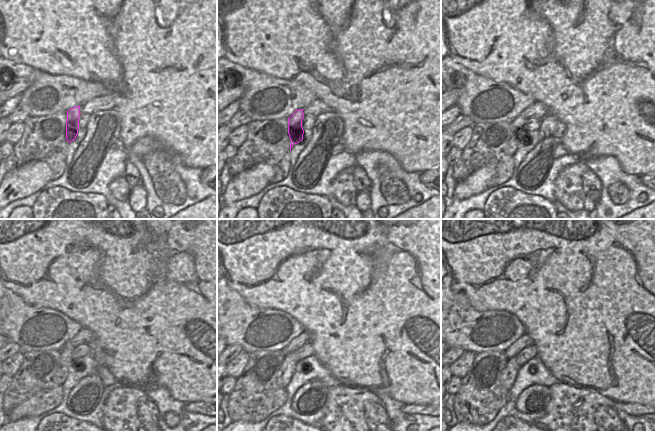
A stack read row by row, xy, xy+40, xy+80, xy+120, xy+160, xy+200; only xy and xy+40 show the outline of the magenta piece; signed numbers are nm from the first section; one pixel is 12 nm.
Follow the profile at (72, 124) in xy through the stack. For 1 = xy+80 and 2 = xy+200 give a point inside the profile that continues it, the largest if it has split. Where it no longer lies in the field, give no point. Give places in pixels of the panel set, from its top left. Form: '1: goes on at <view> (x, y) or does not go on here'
1: goes on at xy+80 (518, 135)
2: goes on at xy+200 (508, 376)

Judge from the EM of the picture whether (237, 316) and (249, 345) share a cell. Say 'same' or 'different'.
same

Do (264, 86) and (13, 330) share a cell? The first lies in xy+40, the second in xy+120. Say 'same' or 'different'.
same

